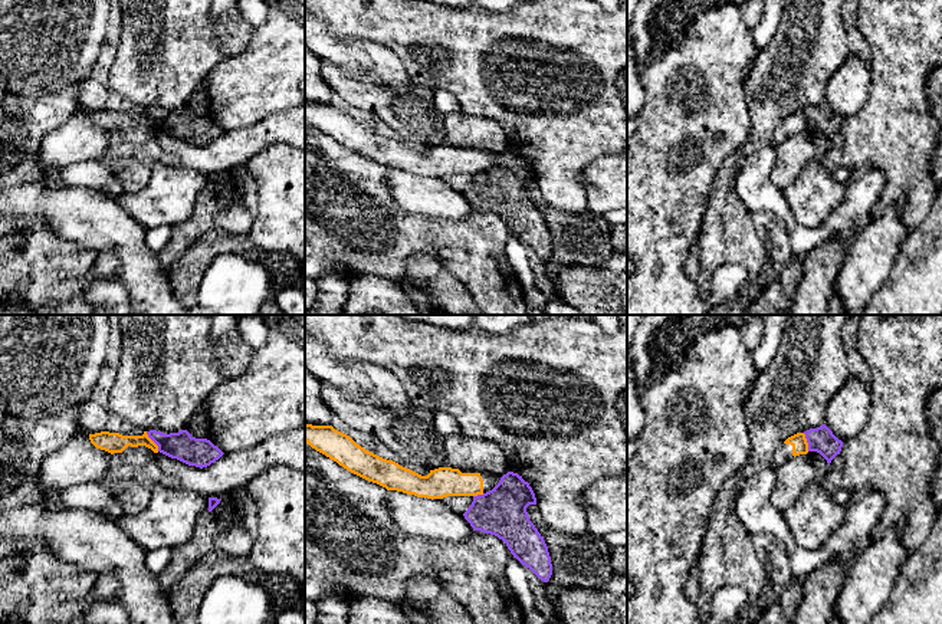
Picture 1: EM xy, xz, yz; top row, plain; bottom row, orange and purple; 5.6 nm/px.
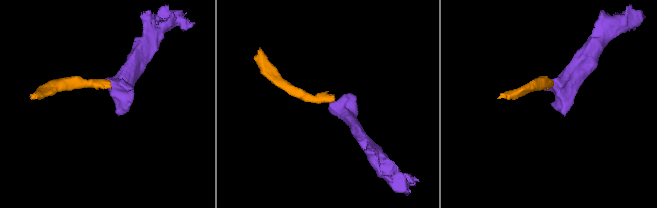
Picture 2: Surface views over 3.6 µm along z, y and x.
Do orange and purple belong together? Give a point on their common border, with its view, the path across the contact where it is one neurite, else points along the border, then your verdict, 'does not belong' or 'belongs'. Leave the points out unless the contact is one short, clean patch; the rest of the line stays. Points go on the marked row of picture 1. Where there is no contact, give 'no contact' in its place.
contact xy (153, 442); border xy (145, 432), (158, 450); does not belong

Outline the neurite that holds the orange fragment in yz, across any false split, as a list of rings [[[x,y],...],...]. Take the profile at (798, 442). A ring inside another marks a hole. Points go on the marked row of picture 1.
[[[797,433],[788,437],[775,451],[772,459],[772,467],[777,469],[787,463],[790,459],[807,454],[808,453],[808,443],[804,433]]]

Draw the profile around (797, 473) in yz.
[[[808,453],[795,456],[774,470],[777,486],[772,490],[771,502],[782,513],[798,500],[808,485],[820,477]]]

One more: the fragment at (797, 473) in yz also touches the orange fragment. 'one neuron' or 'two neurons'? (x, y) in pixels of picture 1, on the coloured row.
two neurons

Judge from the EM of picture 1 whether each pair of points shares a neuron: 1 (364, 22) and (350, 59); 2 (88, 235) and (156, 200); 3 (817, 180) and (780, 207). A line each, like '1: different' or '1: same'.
1: different
2: different
3: different

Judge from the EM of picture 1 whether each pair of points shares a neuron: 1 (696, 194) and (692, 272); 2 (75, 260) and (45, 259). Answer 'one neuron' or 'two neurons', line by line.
1: two neurons
2: one neuron

